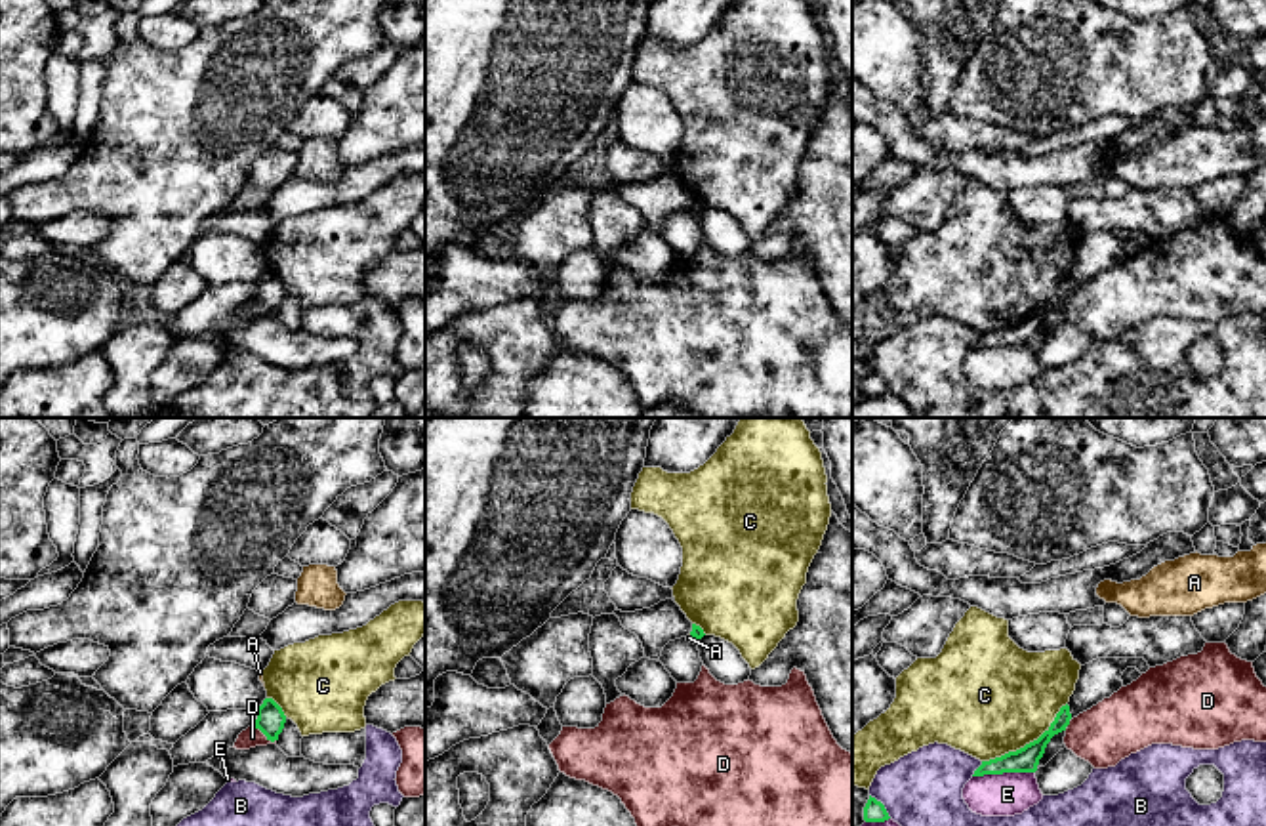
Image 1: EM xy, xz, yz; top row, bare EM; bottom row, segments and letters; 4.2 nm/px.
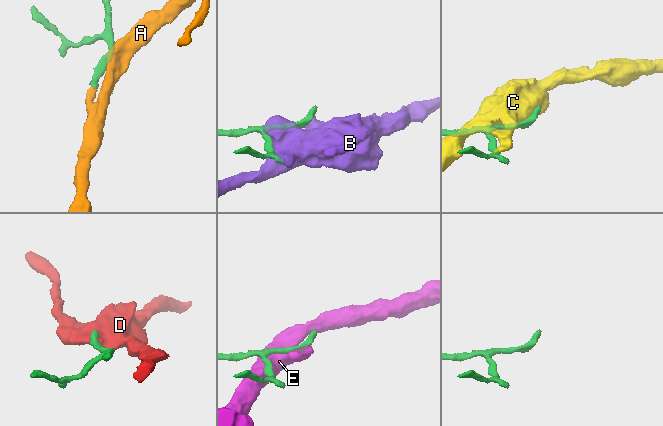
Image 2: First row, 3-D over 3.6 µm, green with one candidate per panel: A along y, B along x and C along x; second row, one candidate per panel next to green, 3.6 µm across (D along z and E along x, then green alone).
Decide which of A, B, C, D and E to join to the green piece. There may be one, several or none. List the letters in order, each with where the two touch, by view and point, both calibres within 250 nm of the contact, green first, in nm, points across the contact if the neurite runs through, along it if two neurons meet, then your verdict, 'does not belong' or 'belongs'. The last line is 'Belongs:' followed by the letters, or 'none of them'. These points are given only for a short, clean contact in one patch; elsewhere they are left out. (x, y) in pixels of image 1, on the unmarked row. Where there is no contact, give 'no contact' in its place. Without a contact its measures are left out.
A: xz (694, 208) | 50/30 nm | along xz (689, 206), (698, 212) | does not belong
B: yz (977, 342) | 110/340 nm | does not belong
C: yz (1026, 317) | 110/480 nm | does not belong
D: xy (265, 308) | 120/90 nm | along xy (254, 298), (275, 313) | does not belong
E: yz (1003, 344) | 110/180 nm | does not belong
Belongs: none of them

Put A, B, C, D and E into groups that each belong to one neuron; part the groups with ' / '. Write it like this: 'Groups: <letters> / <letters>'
Groups: A / B / C / D / E

